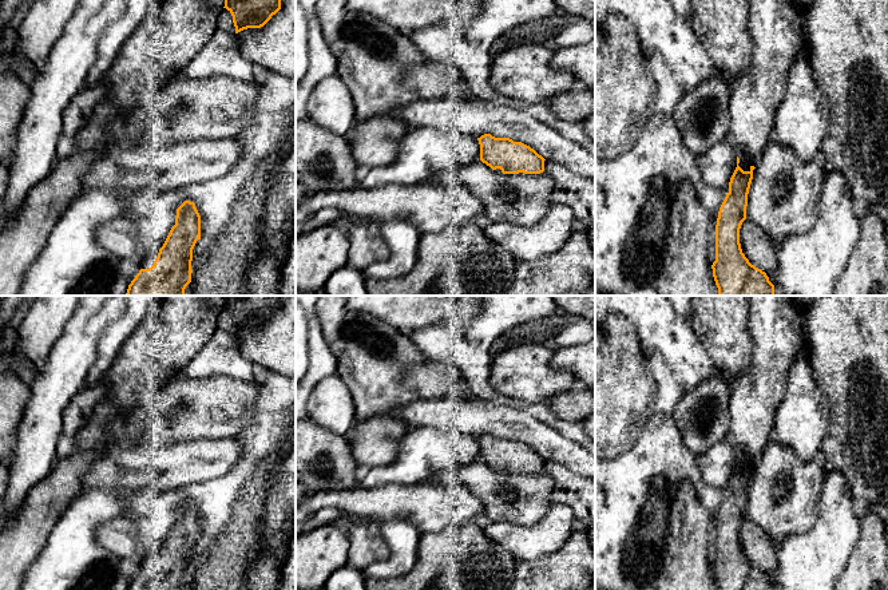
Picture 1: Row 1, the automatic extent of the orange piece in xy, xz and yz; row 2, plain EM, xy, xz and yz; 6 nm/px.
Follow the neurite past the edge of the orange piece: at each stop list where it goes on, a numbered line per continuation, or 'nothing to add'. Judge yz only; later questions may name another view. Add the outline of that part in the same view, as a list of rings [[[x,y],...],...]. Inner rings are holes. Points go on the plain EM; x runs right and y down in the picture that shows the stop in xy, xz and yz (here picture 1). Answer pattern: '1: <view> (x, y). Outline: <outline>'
nothing to add

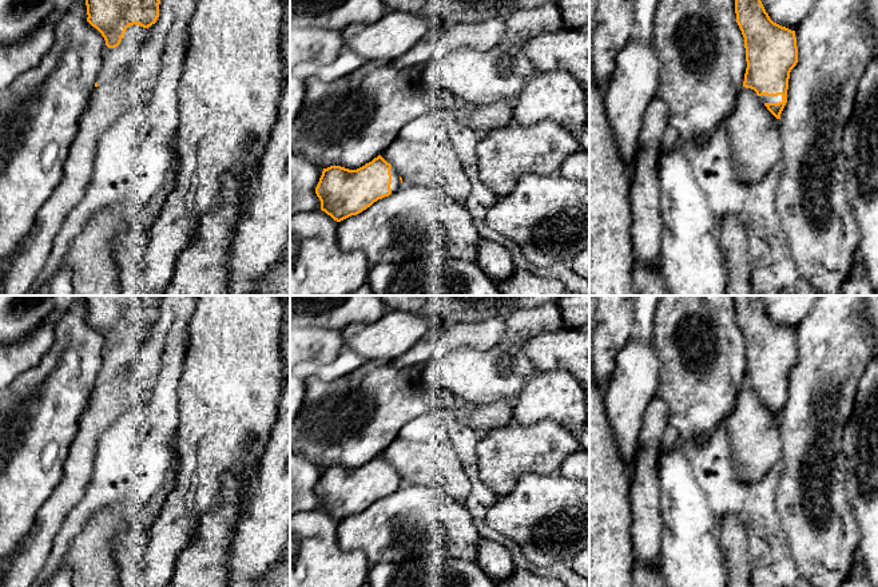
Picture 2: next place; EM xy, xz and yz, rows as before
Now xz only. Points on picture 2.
1: xz (396, 483). Outline: [[[393,467],[390,468],[390,473],[392,473],[392,484],[390,484],[390,488],[392,488],[392,492],[397,491],[402,483],[400,480],[400,473],[397,472],[397,469],[394,469]]]

